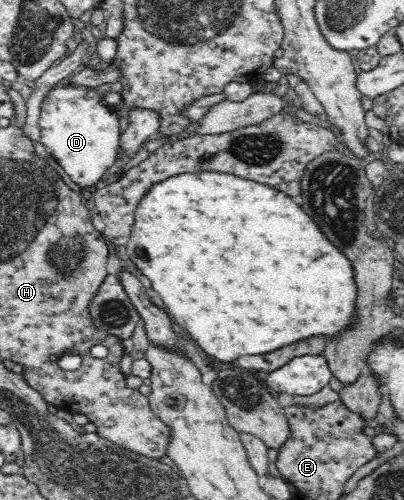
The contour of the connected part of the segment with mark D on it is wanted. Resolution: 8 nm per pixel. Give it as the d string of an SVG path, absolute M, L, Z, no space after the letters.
M60 86L45 97L39 117L41 143L80 189L95 186L119 155L118 117L93 88Z

